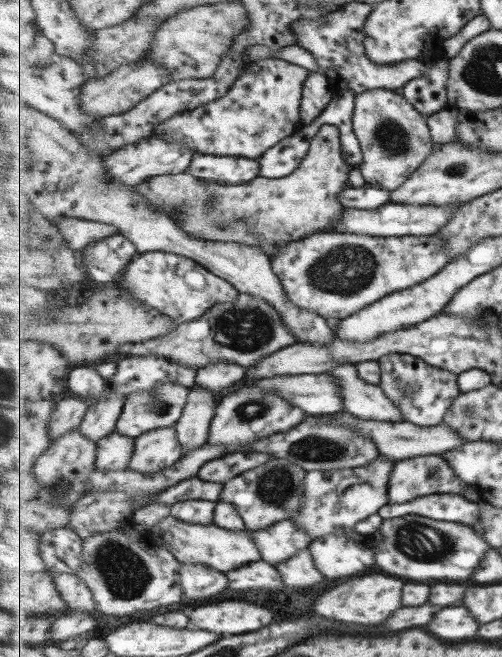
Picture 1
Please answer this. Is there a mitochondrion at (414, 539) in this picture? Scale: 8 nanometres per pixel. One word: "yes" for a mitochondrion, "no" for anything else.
yes

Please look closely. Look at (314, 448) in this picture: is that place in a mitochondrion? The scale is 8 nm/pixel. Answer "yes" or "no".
yes

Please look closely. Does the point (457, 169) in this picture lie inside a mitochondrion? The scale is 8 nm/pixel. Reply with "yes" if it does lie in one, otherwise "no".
yes

